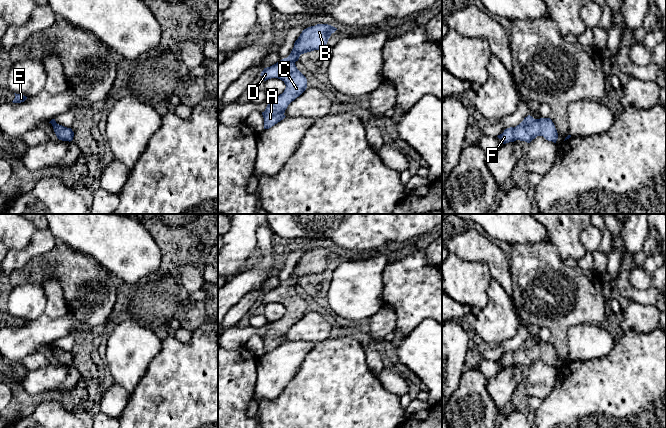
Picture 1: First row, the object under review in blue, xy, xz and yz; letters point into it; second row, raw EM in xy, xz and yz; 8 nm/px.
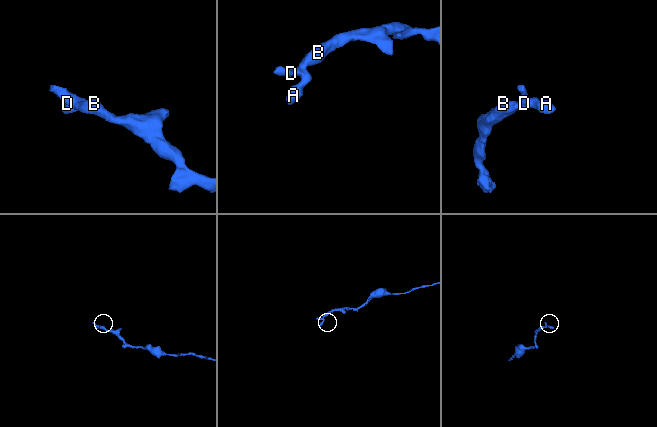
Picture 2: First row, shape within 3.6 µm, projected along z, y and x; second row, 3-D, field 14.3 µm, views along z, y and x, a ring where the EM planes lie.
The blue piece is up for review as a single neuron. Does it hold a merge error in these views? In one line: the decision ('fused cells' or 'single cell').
single cell

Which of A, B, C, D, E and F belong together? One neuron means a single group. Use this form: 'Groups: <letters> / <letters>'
Groups: A B C D E F

